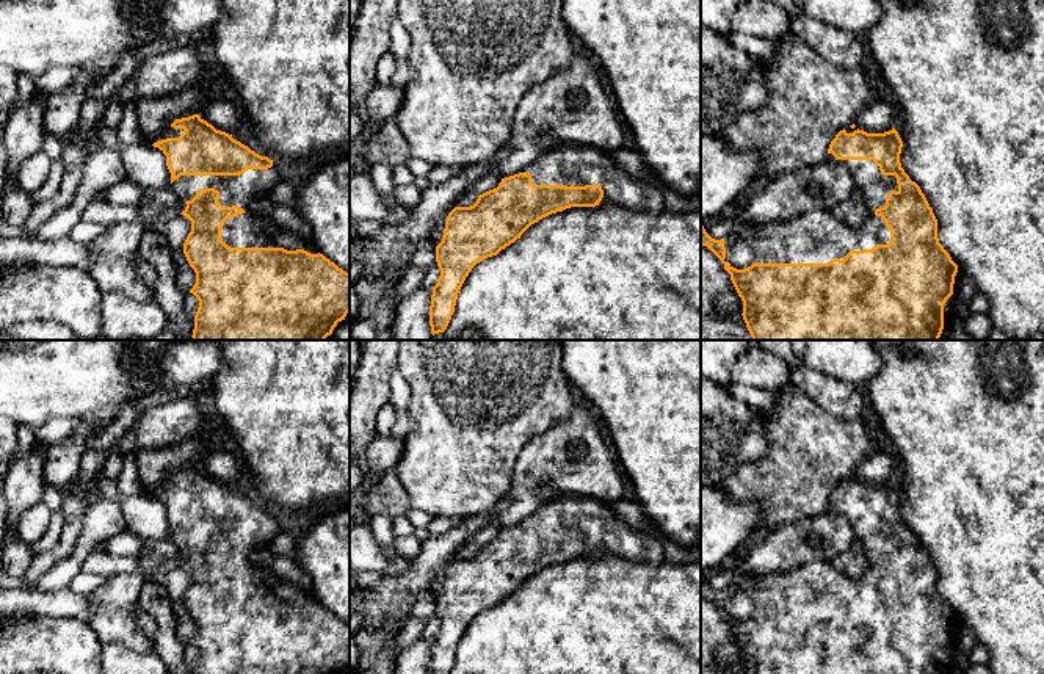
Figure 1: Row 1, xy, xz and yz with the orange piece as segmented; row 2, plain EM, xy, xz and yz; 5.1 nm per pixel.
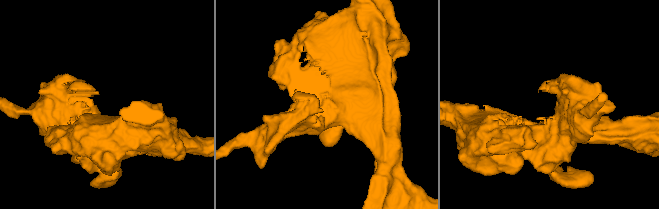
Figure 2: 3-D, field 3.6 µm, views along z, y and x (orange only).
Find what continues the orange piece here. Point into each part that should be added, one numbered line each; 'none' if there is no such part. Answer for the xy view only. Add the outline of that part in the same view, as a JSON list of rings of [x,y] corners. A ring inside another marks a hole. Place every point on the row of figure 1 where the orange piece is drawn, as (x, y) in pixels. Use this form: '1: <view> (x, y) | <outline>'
1: xy (245, 231) | [[[273,161],[268,169],[248,169],[240,176],[180,176],[169,190],[179,201],[187,202],[199,190],[215,188],[219,191],[218,202],[223,207],[243,208],[241,215],[227,218],[221,227],[221,238],[230,248],[284,248],[318,254],[312,241],[282,229],[271,218],[249,212],[249,204],[265,196],[284,176],[284,166]]]

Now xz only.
1: xz (577, 165) | [[[558,144],[522,169],[533,185],[600,185],[604,201],[633,210],[665,210],[665,188],[657,182],[636,182],[613,160],[611,152],[593,146]]]

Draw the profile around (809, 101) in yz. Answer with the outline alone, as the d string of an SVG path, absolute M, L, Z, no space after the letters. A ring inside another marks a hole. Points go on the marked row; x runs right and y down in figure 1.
M796 34L781 36L774 60L762 64L767 86L765 103L740 113L720 135L735 150L754 150L760 158L759 177L768 182L825 161L836 135L853 125L857 114L875 102L864 67L839 67L821 58Z

